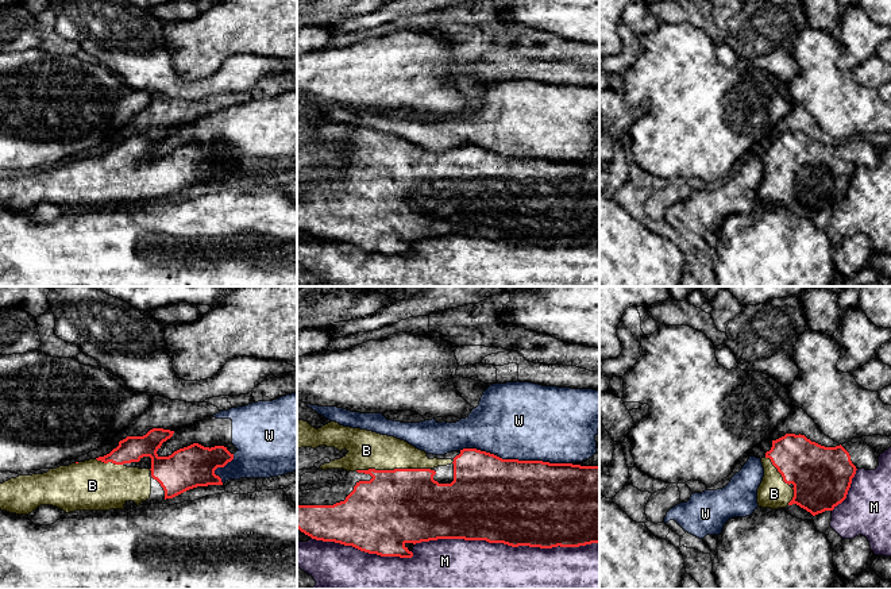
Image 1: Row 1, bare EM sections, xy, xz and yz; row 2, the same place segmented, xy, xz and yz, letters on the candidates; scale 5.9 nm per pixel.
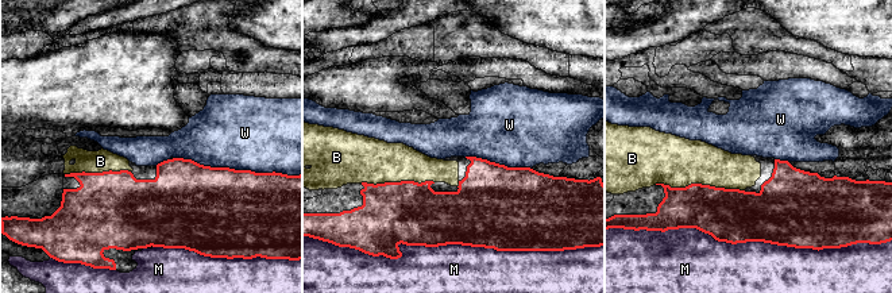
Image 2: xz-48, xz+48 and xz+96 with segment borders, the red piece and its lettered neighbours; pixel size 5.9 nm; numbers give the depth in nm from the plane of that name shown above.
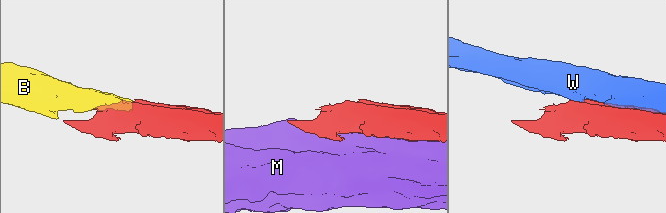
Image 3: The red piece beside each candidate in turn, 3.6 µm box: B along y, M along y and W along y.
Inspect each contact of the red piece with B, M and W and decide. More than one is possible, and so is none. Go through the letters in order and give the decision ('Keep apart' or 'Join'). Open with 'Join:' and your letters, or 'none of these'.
Join: B
B: Join
M: Keep apart
W: Keep apart

